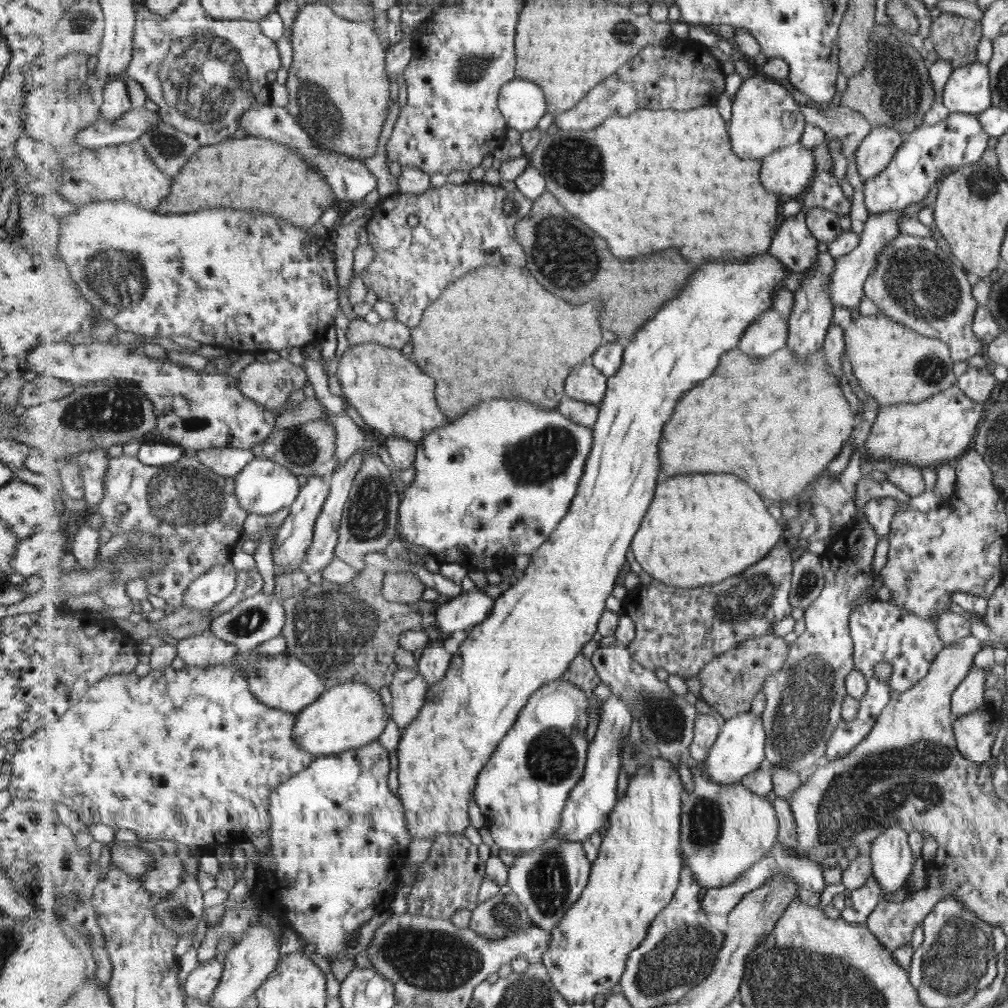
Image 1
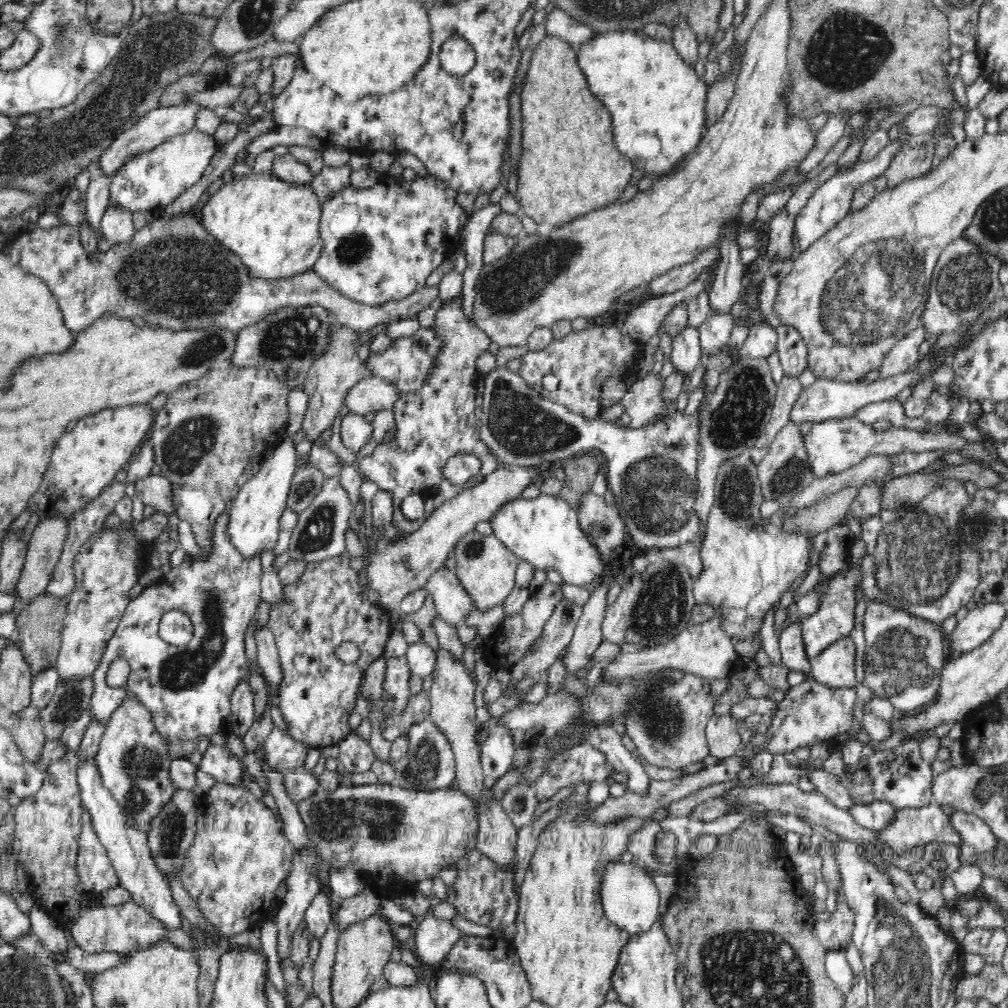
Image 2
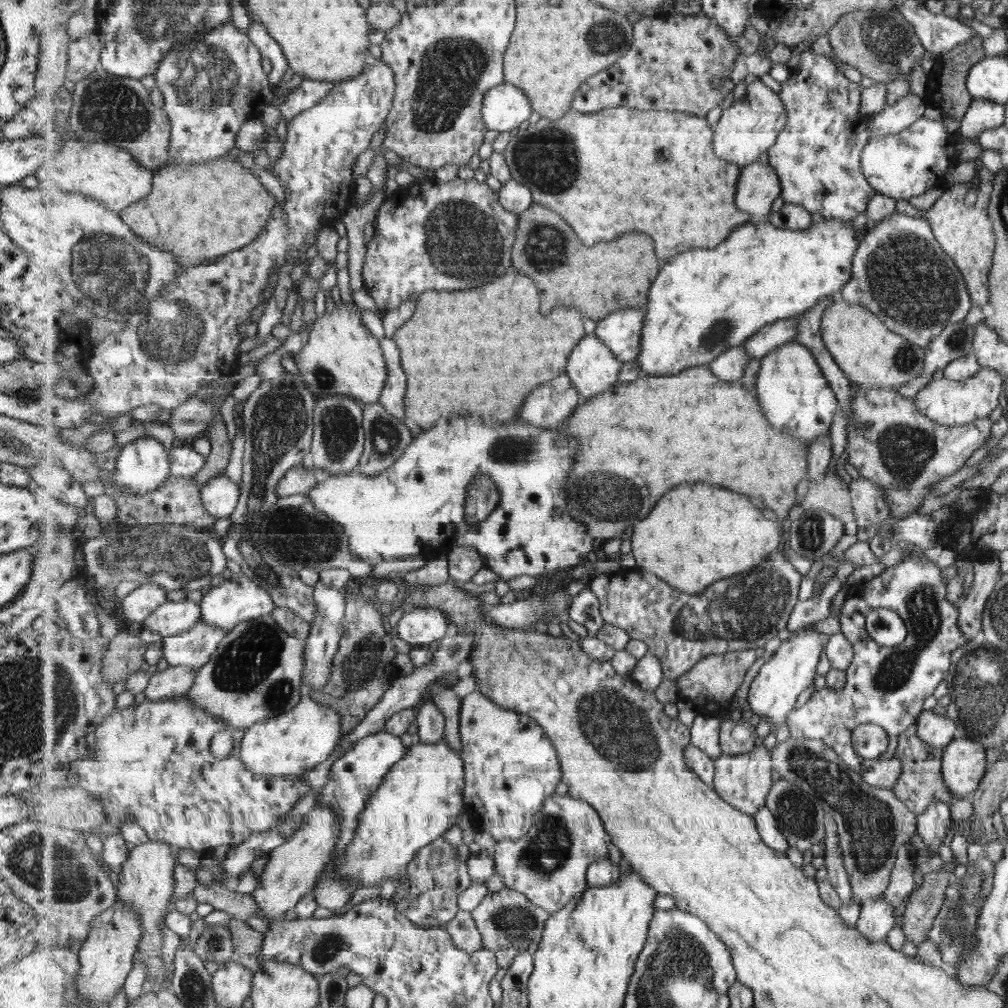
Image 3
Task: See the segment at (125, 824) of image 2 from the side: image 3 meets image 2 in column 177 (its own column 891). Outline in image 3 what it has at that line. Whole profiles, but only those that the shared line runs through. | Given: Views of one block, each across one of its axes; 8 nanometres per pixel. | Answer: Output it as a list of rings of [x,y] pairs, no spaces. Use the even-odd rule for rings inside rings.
[[[885,893],[875,900],[865,901],[861,906],[861,916],[857,929],[871,941],[885,941],[887,933],[895,926],[893,906],[887,902]]]

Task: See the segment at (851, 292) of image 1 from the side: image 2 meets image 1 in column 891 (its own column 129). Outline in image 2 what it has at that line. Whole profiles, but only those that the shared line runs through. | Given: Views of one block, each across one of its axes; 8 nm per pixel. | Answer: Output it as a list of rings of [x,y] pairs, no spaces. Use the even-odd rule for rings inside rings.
[[[110,203],[102,216],[100,231],[111,245],[129,241],[136,232],[133,213],[126,208],[120,208],[116,204]]]

